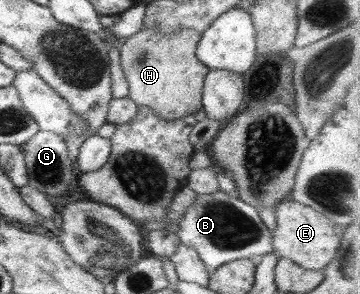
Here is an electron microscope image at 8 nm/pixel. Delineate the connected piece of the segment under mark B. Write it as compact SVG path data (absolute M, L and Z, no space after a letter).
M220 189L208 194L197 194L193 198L193 204L179 220L176 234L183 246L192 248L199 255L210 274L227 262L241 258L258 260L273 252L272 232L264 224L258 209Z

